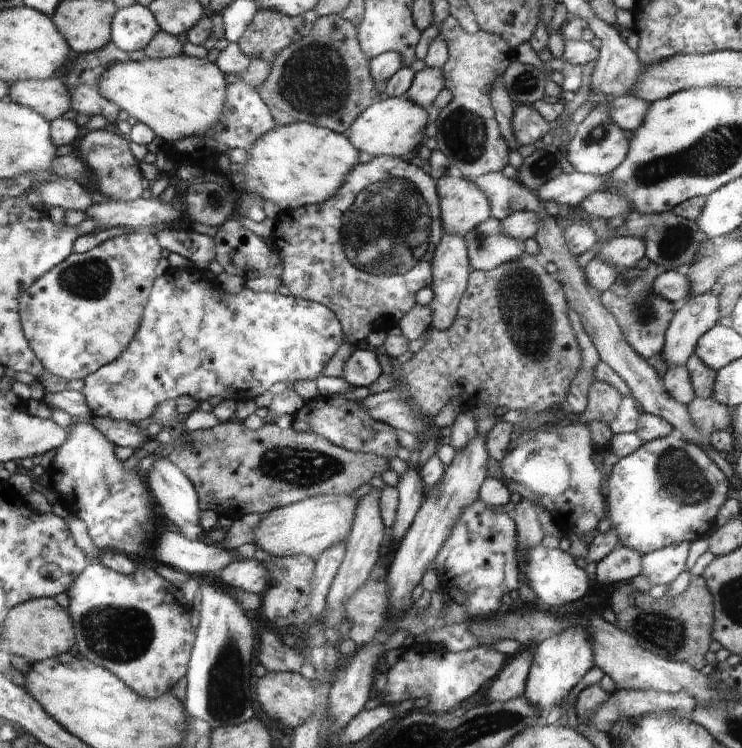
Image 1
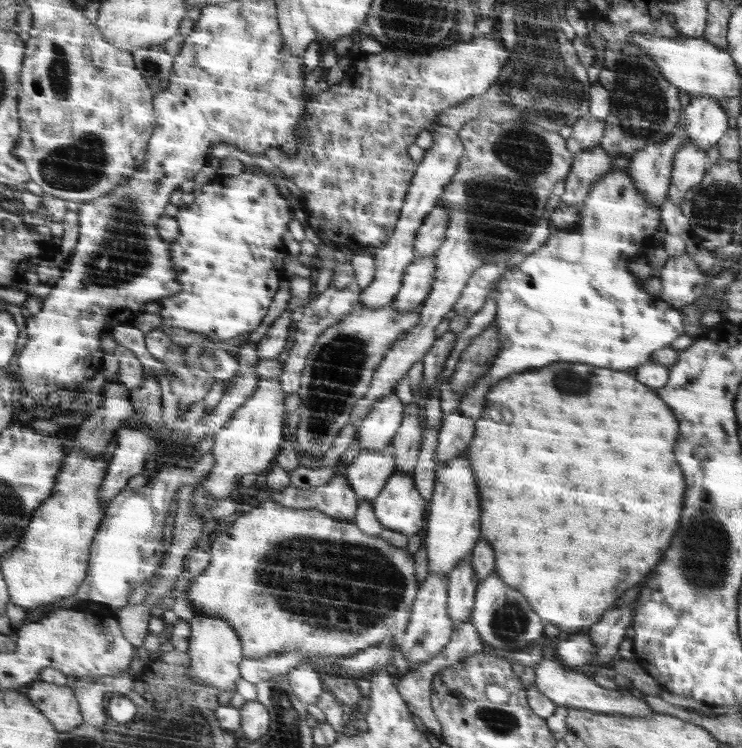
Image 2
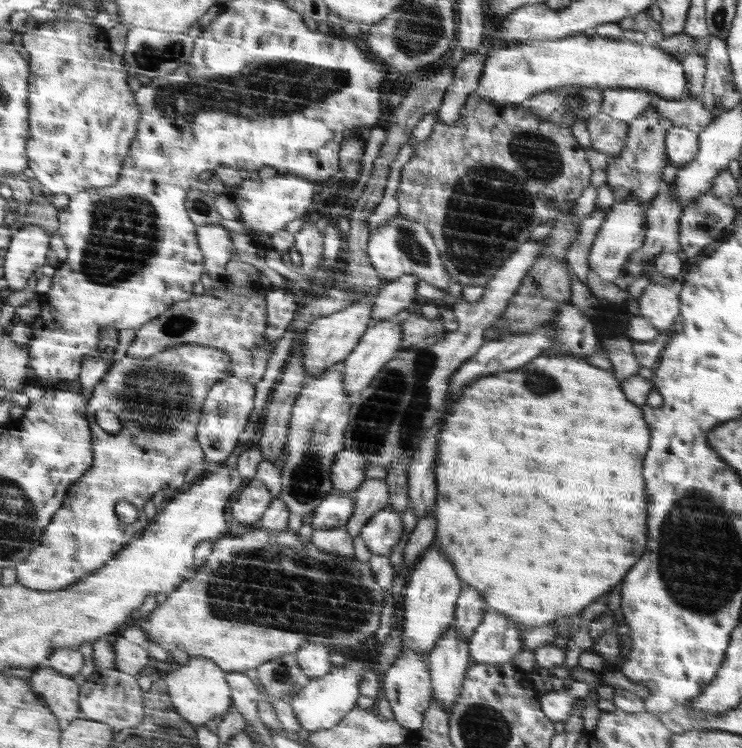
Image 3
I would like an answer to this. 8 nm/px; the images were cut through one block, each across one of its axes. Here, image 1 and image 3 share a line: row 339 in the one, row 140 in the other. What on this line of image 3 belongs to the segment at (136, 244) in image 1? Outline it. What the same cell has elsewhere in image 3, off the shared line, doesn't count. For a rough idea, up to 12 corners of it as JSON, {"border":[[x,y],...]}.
{"border":[[90,19],[22,34],[30,174],[112,186],[140,109]]}

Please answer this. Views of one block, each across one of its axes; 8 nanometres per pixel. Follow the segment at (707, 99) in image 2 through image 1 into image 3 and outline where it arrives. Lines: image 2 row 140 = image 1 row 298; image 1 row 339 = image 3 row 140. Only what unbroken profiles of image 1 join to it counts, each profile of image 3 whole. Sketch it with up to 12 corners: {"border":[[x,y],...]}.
{"border":[[671,126],[665,137],[669,163],[684,166],[698,154],[700,135]]}

